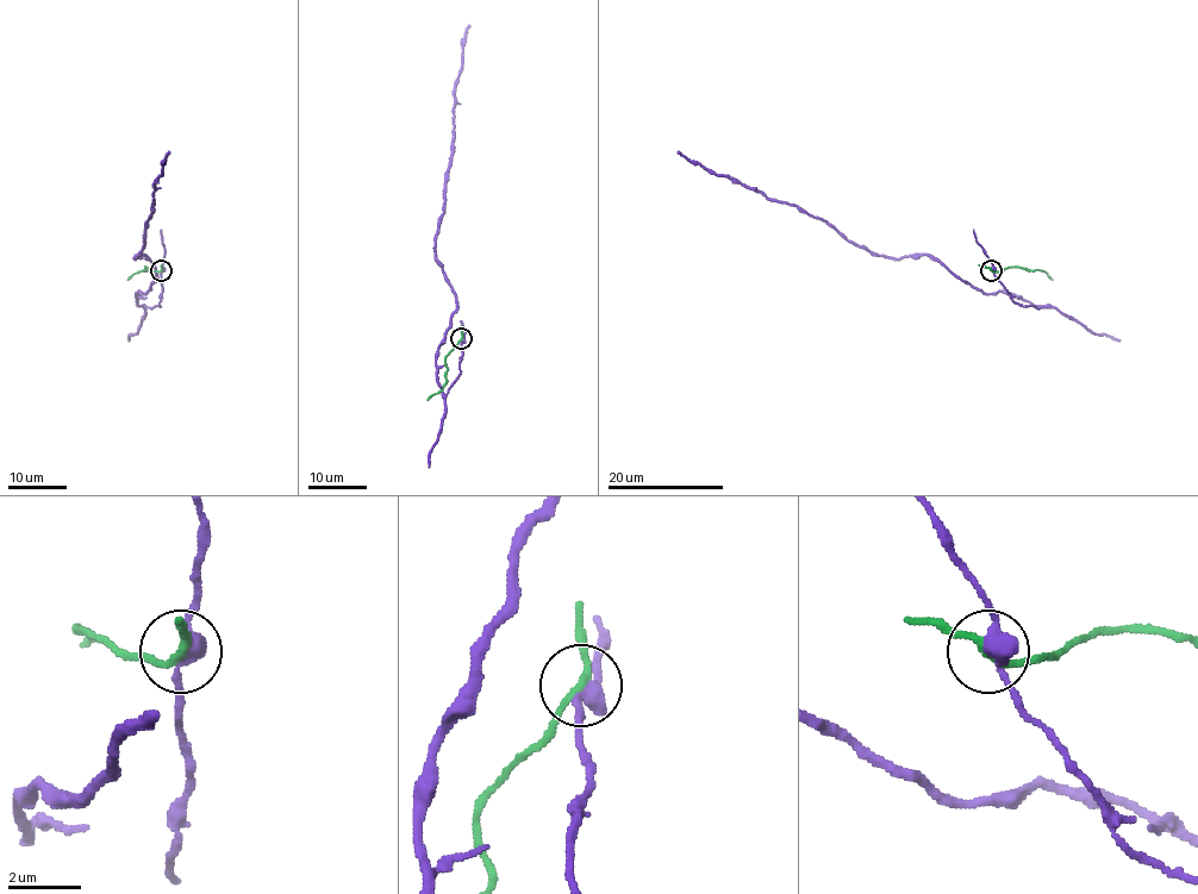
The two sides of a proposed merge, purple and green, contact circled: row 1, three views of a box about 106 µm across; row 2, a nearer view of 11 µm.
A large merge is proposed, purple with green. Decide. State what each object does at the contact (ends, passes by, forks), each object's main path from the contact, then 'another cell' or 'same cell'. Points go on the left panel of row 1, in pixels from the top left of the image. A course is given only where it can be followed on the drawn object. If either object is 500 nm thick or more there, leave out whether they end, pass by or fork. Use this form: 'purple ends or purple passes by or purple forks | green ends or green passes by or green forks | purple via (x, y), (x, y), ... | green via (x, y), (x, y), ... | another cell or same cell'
purple passes by | green passes by | purple via (161, 269), (160, 306), (144, 307), (137, 293), (156, 281), (156, 268), (136, 258), (169, 151) | green via (161, 269), (157, 273), (145, 267), (126, 280) | another cell

